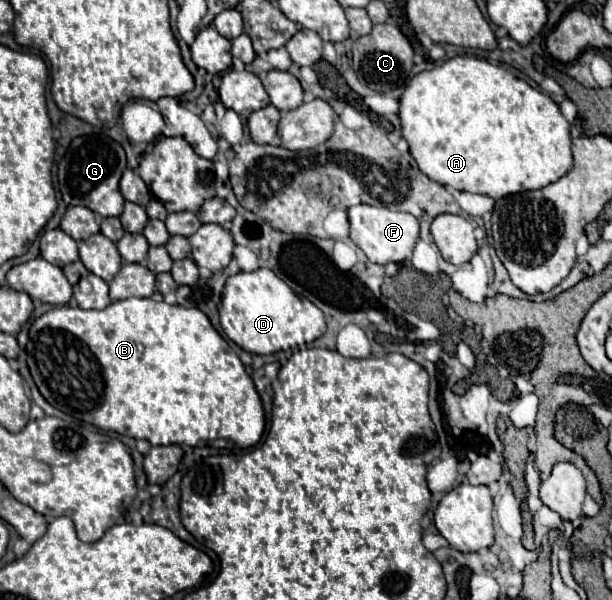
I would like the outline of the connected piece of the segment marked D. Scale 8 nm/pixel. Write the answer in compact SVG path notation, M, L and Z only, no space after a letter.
M270 268L254 272L238 272L224 284L220 304L220 324L230 340L250 354L272 354L280 350L304 347L326 332L324 314L306 298L300 298L292 288L272 274Z

